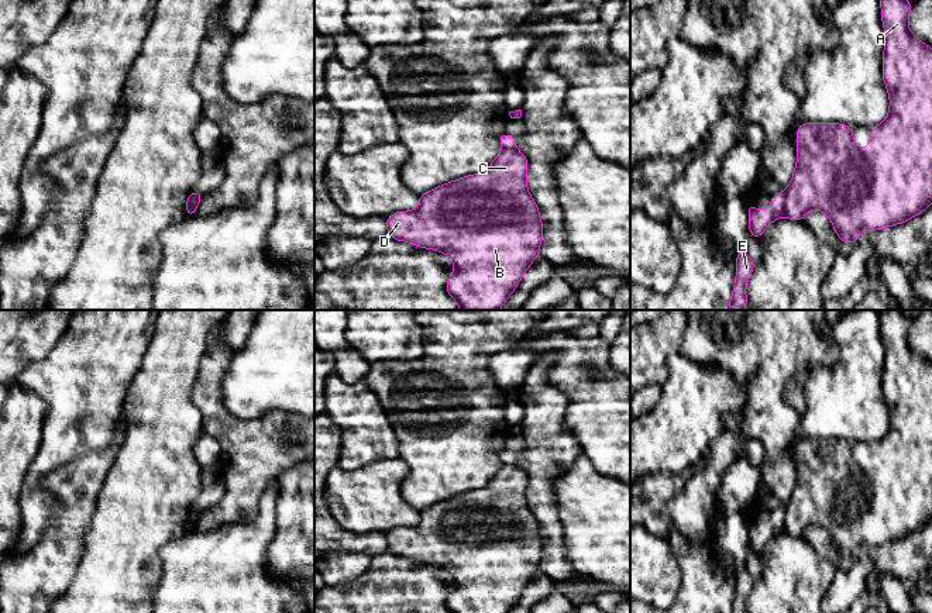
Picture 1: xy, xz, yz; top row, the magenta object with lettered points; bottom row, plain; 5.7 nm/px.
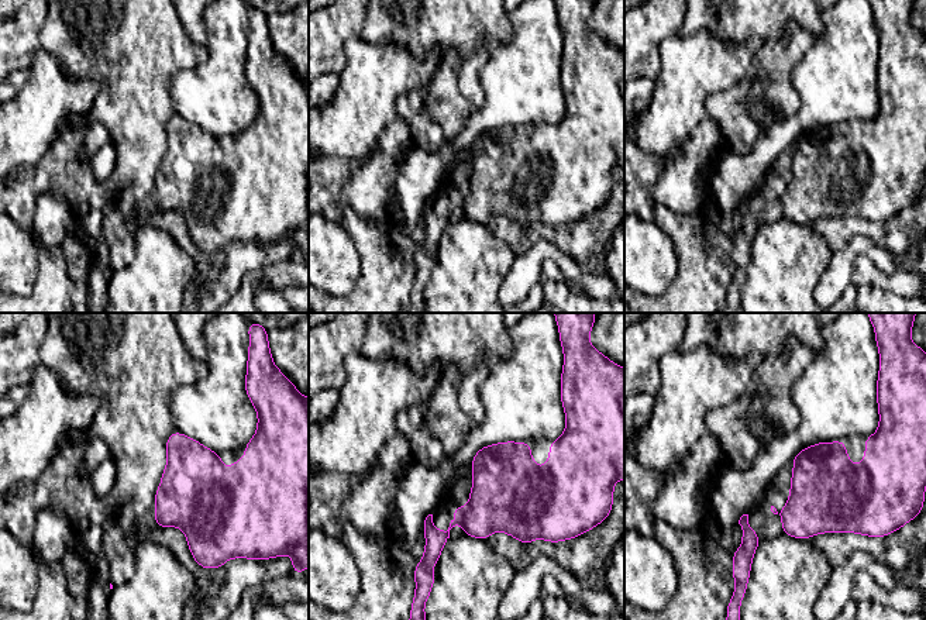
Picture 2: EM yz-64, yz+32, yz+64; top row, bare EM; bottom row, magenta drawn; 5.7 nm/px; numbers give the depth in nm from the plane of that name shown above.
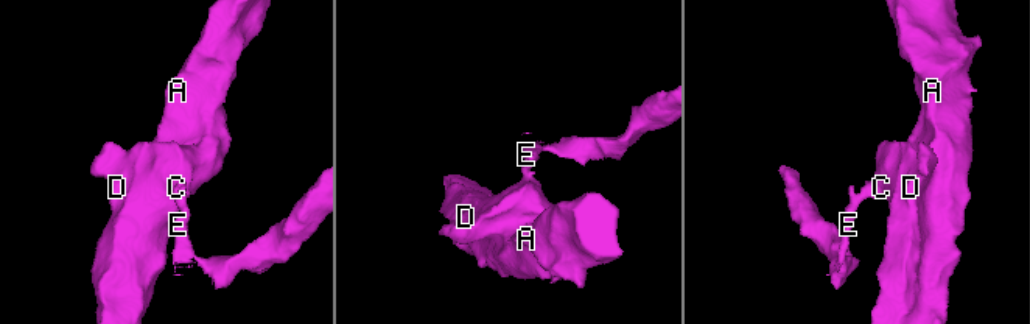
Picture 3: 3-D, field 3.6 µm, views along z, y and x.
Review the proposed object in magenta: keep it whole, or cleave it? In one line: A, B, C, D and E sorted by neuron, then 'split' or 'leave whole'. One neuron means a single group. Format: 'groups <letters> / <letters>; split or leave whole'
groups A B C D / E; split

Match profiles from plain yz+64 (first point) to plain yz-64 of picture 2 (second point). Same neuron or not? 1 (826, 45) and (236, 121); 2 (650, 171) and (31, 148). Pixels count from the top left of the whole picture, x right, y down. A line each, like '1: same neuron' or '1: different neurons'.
1: same neuron
2: different neurons

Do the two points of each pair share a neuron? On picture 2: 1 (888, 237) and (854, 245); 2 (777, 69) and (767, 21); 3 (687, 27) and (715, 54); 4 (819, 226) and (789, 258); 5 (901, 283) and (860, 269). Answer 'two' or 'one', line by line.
1: two
2: two
3: two
4: two
5: one

